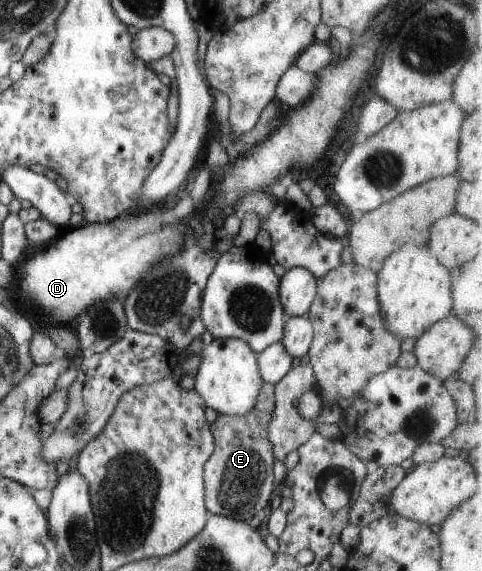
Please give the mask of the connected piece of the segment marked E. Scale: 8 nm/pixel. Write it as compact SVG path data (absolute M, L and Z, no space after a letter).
M264 382L257 402L245 416L218 415L210 424L215 448L204 464L204 501L211 515L249 522L259 510L270 505L277 491L273 476L274 446L268 439L275 407L274 385Z

